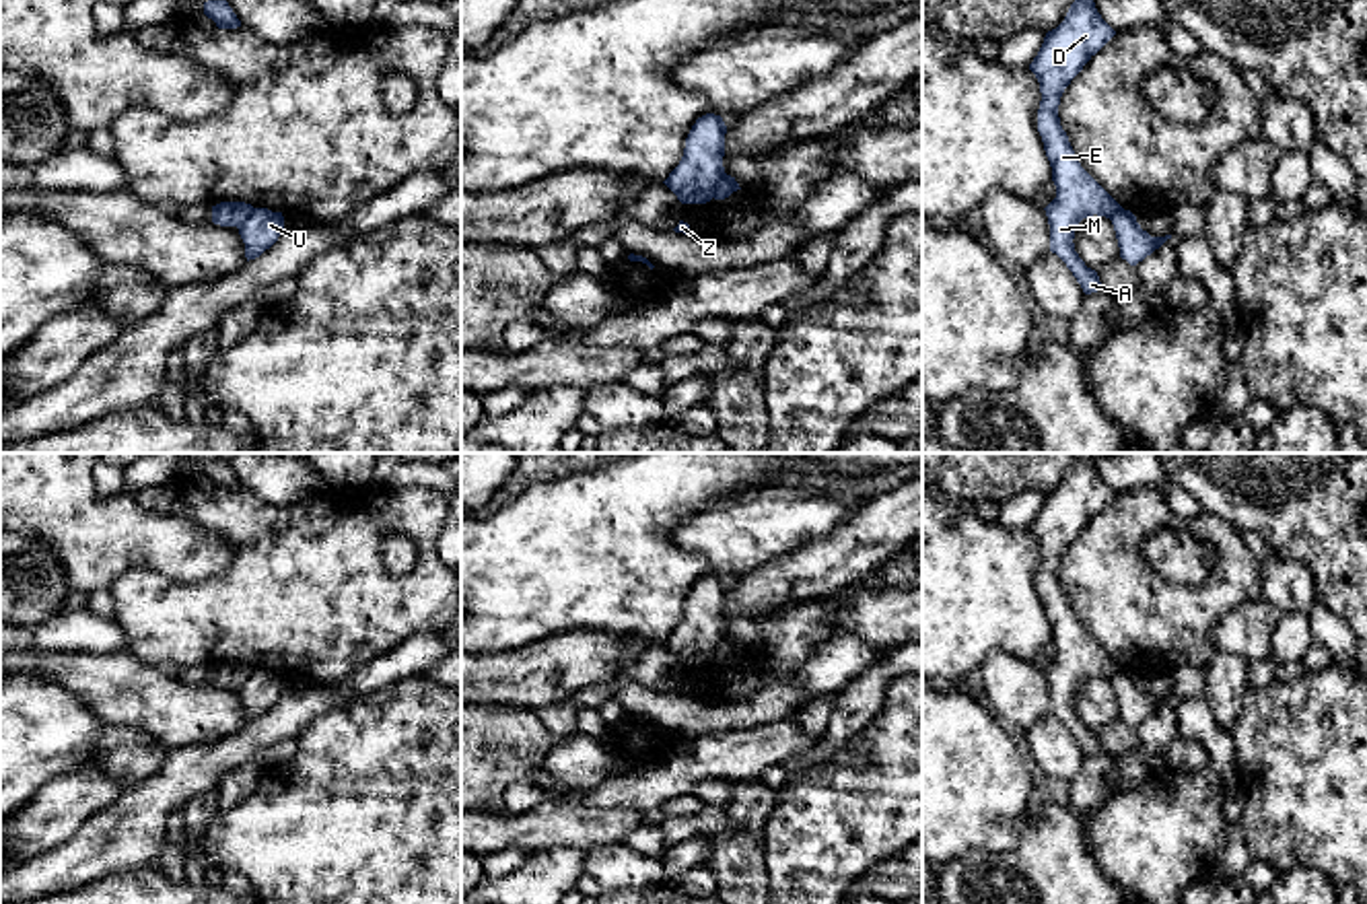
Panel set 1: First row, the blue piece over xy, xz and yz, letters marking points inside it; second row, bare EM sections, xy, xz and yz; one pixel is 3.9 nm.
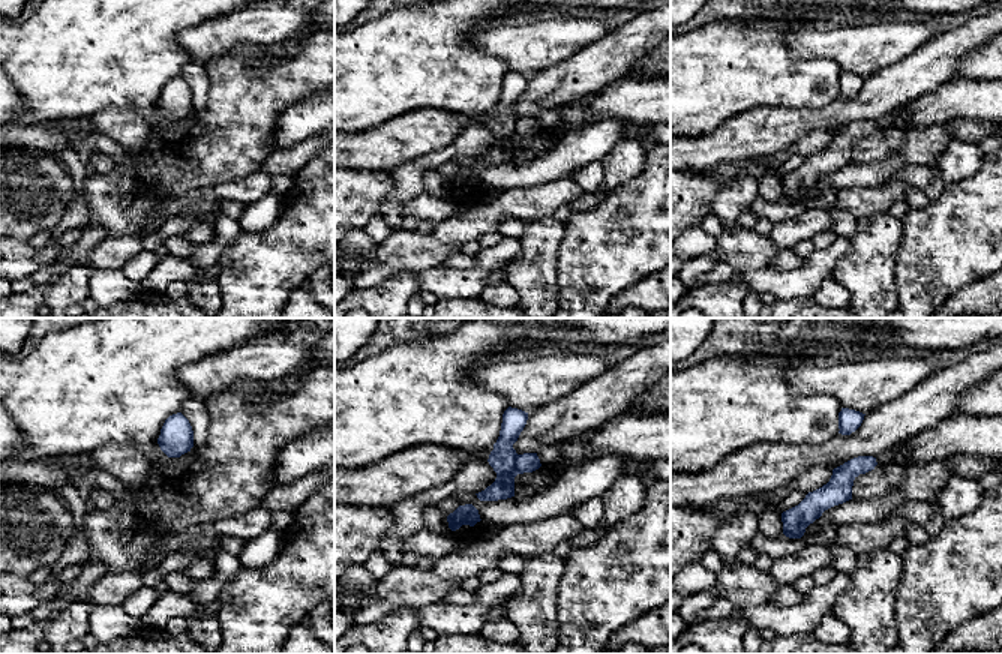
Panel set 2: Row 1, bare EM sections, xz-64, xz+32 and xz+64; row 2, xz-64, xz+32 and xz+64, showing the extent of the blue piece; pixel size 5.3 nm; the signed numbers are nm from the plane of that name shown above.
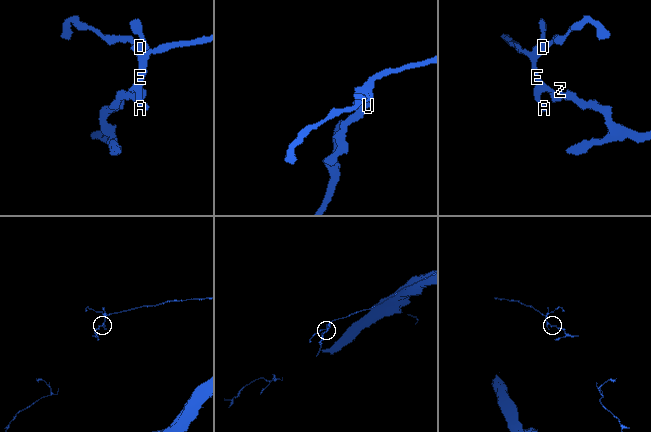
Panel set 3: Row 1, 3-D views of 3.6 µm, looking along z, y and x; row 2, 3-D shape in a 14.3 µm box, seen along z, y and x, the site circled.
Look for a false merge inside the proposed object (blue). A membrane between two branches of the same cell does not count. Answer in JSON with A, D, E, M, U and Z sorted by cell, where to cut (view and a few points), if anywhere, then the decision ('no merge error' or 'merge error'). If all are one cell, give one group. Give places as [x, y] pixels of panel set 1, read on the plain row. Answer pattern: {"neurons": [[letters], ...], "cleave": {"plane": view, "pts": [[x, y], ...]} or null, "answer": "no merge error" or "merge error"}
{"neurons": [["A", "D", "E", "M"], ["U", "Z"]], "cleave": {"plane": "xz", "pts": [[725, 635], [711, 657]]}, "answer": "merge error"}

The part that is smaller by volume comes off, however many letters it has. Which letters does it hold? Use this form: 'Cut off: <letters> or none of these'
Cut off: U, Z

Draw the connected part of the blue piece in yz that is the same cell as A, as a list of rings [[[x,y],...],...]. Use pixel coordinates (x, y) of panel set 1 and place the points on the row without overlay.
[[[1077,453],[1064,482],[1046,494],[1029,525],[1040,544],[1038,593],[1052,628],[1056,659],[1044,669],[1050,686],[1050,712],[1073,733],[1085,756],[1103,750],[1095,731],[1075,712],[1077,686],[1087,677],[1112,680],[1122,667],[1081,628],[1058,566],[1064,550],[1083,527],[1116,496],[1095,470],[1097,453]]]

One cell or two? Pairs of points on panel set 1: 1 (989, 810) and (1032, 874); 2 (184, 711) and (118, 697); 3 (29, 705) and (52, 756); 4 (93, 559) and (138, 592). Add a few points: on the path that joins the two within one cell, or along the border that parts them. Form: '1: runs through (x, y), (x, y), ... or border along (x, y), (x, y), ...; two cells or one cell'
1: border along (1026, 808), (1011, 820), (1011, 847), (966, 853); two cells
2: runs through (167, 707), (134, 697); one cell
3: runs through (29, 717), (29, 734), (40, 744); one cell
4: border along (167, 577), (151, 569), (128, 567), (108, 587); two cells

